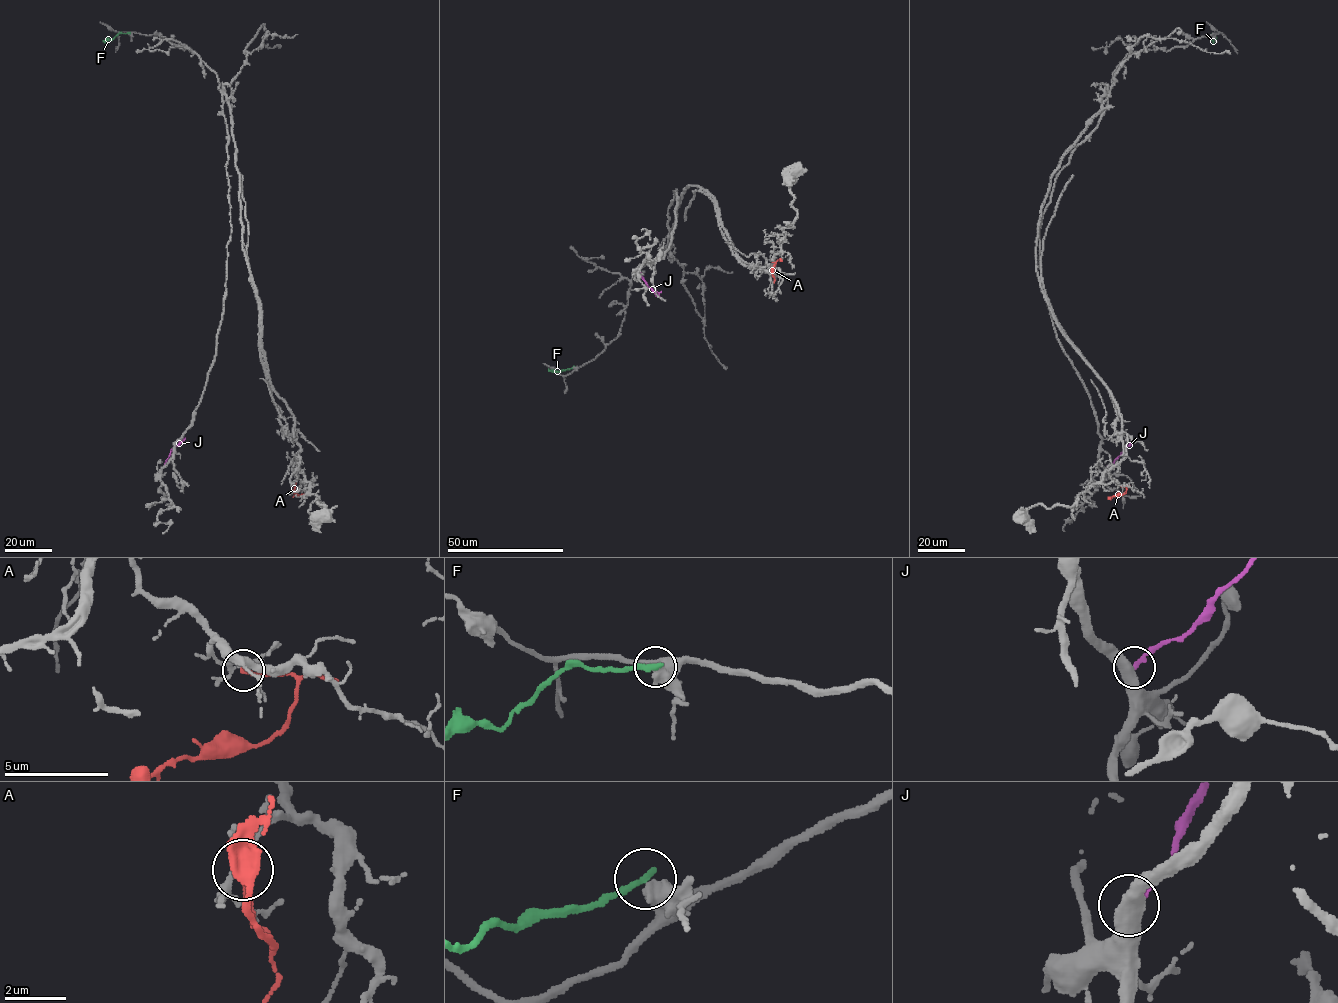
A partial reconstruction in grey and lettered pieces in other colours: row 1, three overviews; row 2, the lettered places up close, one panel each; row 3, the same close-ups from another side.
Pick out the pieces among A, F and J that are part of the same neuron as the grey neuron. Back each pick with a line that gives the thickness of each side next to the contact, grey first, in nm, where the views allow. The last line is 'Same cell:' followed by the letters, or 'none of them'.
Same cell: none of them

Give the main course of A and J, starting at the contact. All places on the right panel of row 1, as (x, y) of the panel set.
A: (1121, 486), (1127, 487), (1126, 491), (1109, 498)
J: (1106, 468), (1135, 442), (1132, 440)

